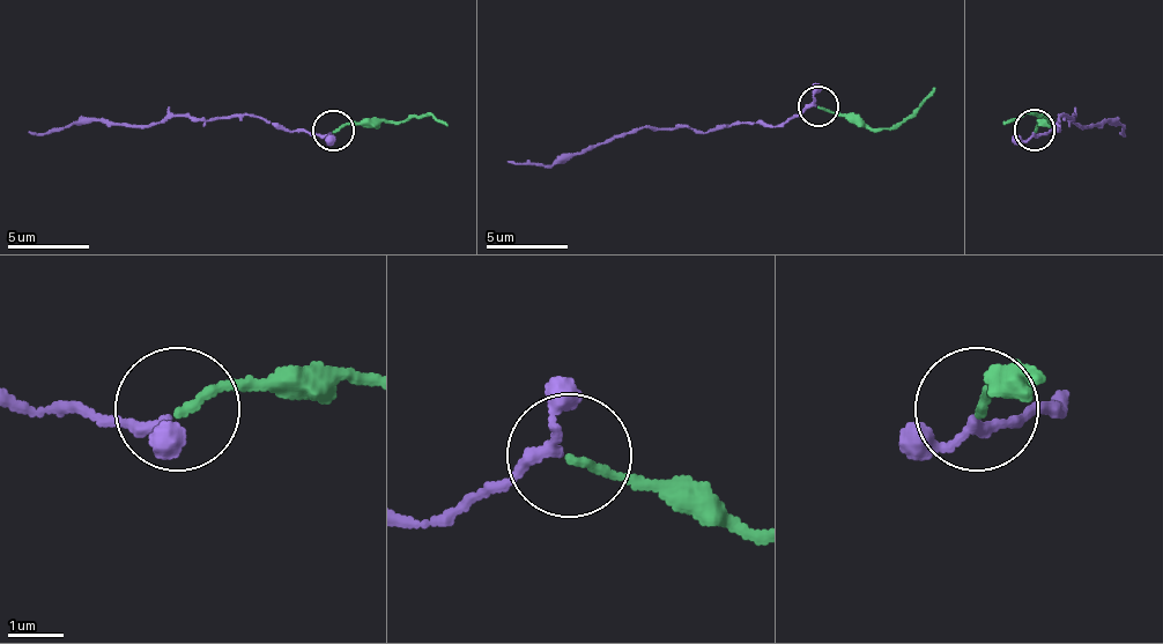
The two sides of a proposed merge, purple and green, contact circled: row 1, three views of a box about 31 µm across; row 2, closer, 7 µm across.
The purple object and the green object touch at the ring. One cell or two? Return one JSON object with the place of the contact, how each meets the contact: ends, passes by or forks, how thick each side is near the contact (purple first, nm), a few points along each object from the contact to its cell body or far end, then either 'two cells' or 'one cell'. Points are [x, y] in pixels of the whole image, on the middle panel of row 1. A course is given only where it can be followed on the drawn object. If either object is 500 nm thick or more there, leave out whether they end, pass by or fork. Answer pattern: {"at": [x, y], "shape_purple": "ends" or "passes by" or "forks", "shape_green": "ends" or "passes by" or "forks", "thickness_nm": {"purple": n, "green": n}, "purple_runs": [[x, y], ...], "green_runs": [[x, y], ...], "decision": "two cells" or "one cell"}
{"at": [819, 106], "shape_purple": "passes by", "shape_green": "ends", "thickness_nm": {"purple": 170, "green": 150}, "purple_runs": [[816, 106], [780, 124], [622, 132], [562, 153], [549, 164], [509, 161]], "green_runs": [[817, 106], [891, 127], [920, 106], [935, 87]], "decision": "one cell"}

